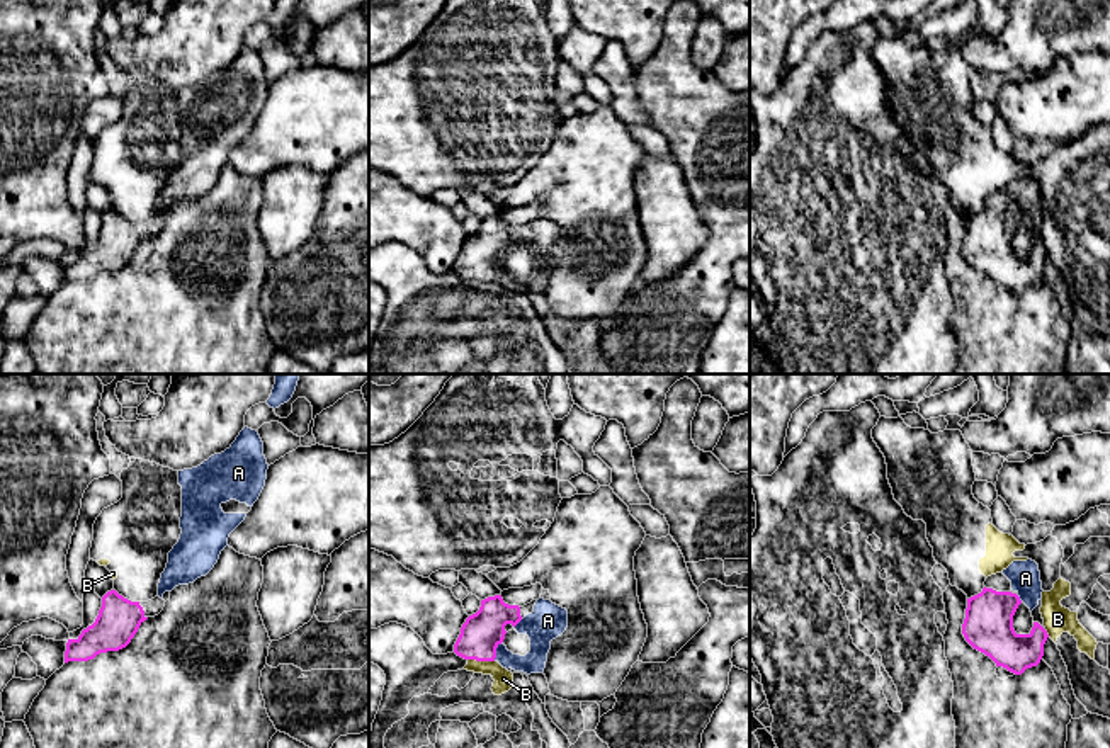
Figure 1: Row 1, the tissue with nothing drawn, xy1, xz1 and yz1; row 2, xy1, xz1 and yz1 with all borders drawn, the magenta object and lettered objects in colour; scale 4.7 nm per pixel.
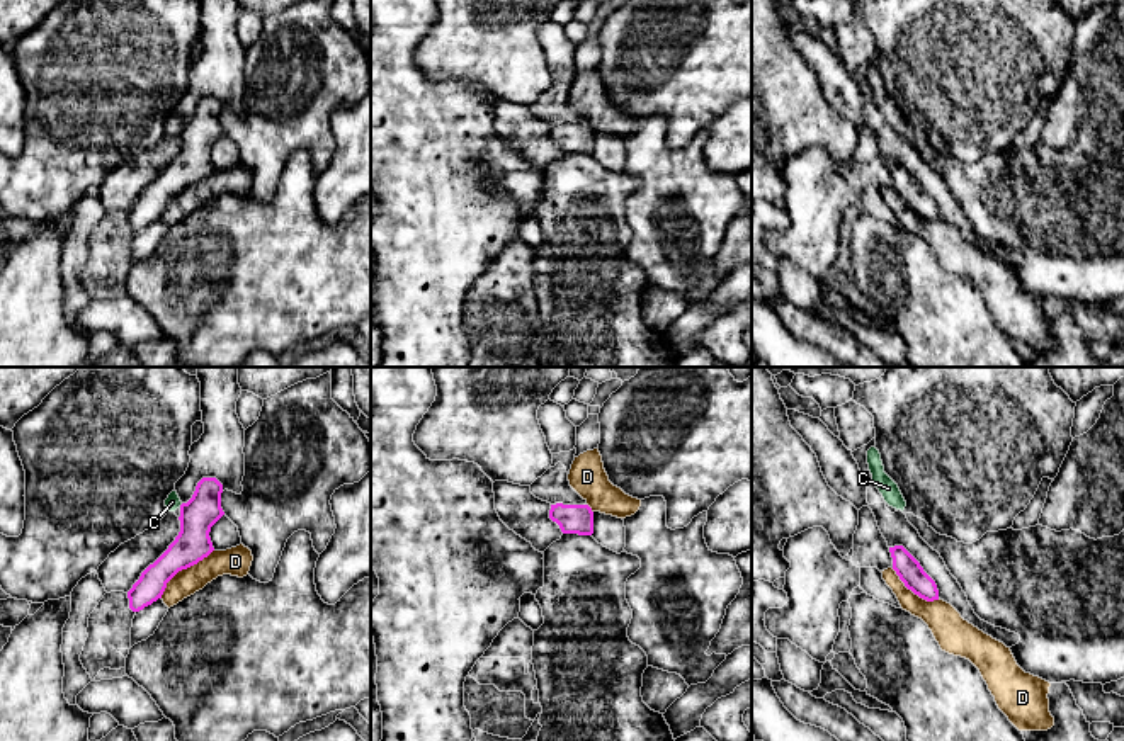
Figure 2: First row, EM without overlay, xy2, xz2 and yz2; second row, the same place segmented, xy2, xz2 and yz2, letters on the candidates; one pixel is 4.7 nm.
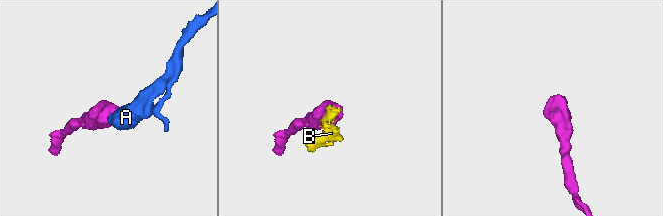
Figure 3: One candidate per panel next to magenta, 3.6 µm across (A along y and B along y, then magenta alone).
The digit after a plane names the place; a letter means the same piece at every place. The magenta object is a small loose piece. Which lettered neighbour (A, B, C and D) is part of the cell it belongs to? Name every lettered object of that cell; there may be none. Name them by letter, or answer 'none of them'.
A

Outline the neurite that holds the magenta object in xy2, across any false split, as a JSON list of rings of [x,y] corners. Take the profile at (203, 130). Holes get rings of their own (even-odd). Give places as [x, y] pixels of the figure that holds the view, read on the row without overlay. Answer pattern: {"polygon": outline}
{"polygon": [[[202,97],[192,117],[180,124],[180,151],[168,168],[150,184],[128,211],[129,228],[139,231],[162,218],[167,202],[182,189],[187,189],[214,167],[209,156],[211,146],[224,134],[221,127],[223,104],[216,97]]]}

